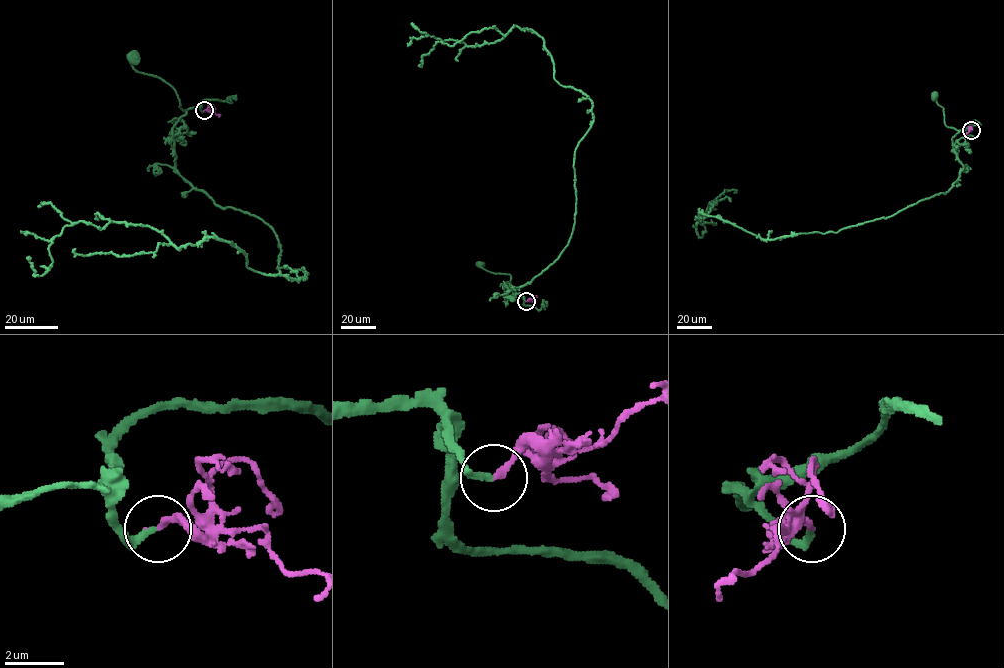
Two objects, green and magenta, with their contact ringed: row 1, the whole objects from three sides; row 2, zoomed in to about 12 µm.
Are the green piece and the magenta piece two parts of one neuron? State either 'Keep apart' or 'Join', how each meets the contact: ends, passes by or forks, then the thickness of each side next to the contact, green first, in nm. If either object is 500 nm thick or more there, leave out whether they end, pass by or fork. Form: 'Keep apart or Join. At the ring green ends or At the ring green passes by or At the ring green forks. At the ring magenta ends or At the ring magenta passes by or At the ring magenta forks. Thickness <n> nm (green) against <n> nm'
Join. At the ring green ends. At the ring magenta ends. Thickness 200 nm (green) against 240 nm

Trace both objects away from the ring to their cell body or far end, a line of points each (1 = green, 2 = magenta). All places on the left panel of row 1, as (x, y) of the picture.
1: (204, 110), (198, 106), (183, 110), (176, 91), (156, 76), (138, 72), (132, 65), (133, 59)
2: (204, 110), (212, 110), (218, 117)

